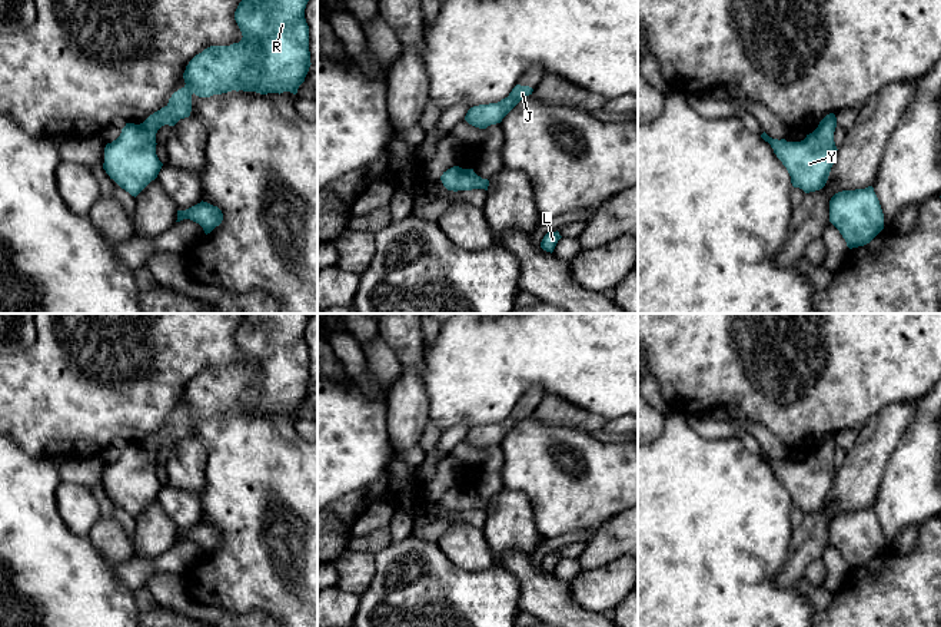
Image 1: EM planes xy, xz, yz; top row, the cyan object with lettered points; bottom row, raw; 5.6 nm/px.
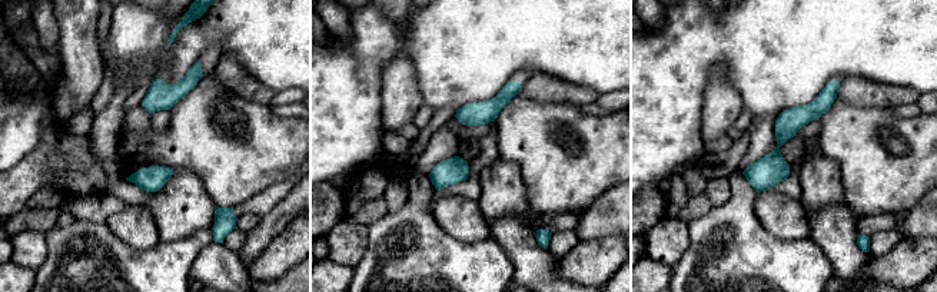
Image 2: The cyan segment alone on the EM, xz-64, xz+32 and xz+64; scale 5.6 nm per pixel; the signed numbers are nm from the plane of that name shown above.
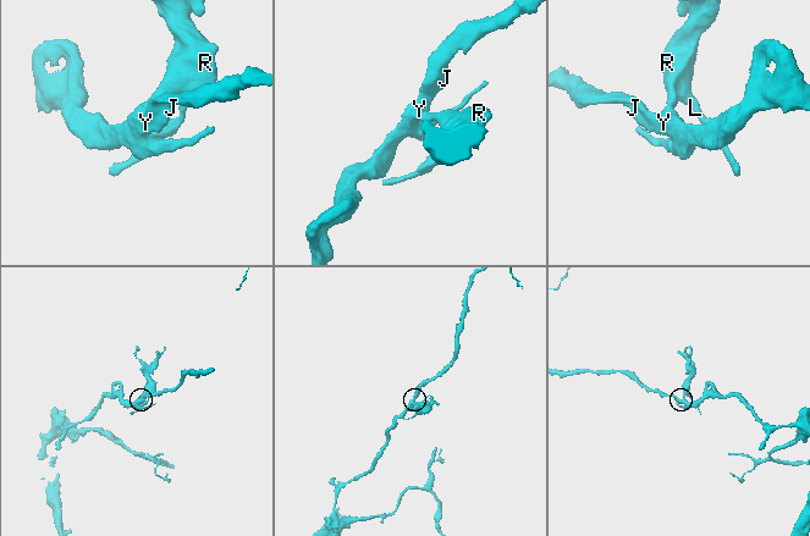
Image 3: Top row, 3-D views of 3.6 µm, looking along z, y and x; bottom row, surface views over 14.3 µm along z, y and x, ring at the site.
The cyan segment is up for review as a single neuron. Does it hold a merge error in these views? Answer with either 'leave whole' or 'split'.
leave whole

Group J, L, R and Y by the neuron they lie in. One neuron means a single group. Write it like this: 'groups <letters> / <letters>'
groups J L R Y

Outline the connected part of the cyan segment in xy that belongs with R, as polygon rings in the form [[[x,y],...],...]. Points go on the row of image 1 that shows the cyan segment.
[[[242,0],[235,20],[242,40],[230,46],[210,46],[196,54],[183,73],[184,86],[174,92],[169,103],[150,115],[143,123],[126,123],[120,136],[104,147],[103,169],[122,189],[137,196],[163,166],[156,155],[156,133],[164,126],[174,126],[192,112],[192,94],[210,97],[232,90],[267,93],[297,93],[310,67],[309,26],[305,9],[309,0]]]

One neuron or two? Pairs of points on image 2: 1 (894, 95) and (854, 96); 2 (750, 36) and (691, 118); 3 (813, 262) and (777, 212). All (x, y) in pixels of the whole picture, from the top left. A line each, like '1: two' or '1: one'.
1: one
2: one
3: two

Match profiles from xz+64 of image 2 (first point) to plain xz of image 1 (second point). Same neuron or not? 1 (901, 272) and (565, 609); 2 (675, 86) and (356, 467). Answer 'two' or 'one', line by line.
1: two
2: one

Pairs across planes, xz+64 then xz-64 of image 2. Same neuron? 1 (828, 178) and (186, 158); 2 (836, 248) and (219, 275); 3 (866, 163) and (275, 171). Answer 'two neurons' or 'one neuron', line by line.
1: two neurons
2: one neuron
3: one neuron

